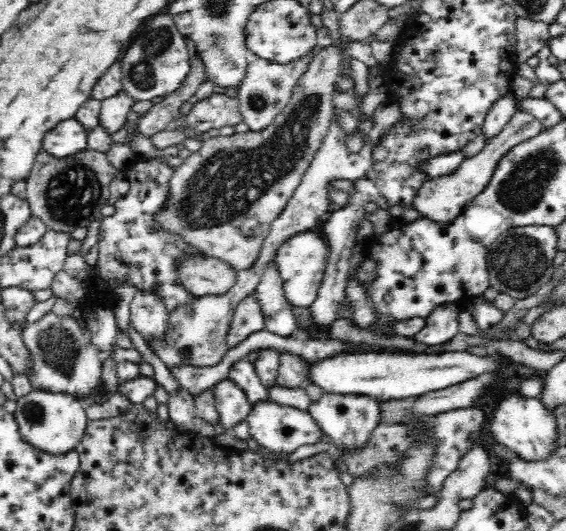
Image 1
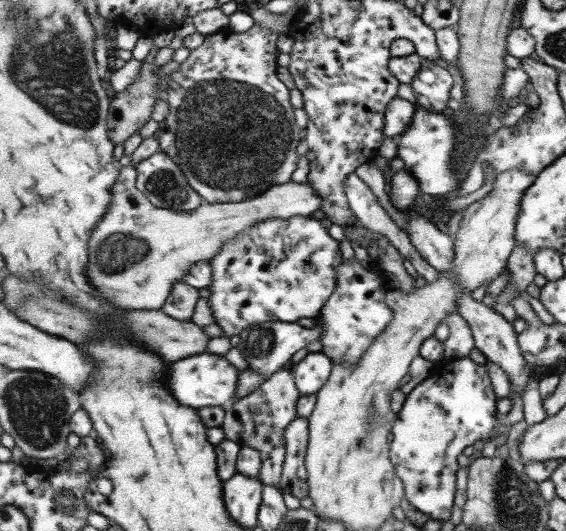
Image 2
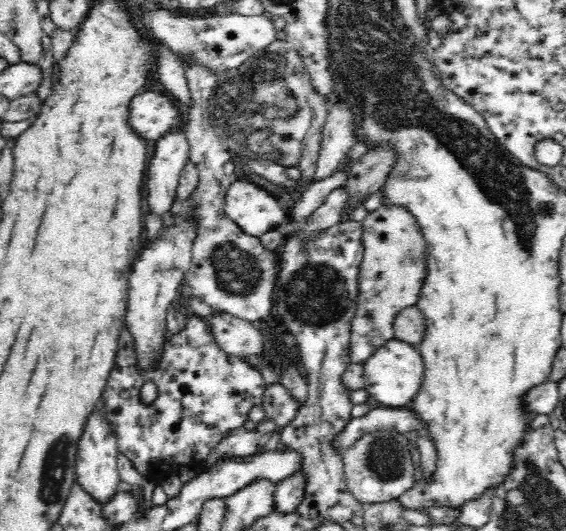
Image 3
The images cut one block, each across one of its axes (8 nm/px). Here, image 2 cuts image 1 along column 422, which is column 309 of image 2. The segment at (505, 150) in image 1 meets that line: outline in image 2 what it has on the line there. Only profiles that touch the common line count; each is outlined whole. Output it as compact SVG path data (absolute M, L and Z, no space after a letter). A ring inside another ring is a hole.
M135 166L122 167L114 186L114 201L89 243L87 275L101 298L127 310L163 310L173 287L184 282L196 262L213 260L230 241L250 226L267 220L311 217L322 210L323 198L311 183L293 180L275 185L252 201L207 203L199 209L176 211L155 206L138 189Z

